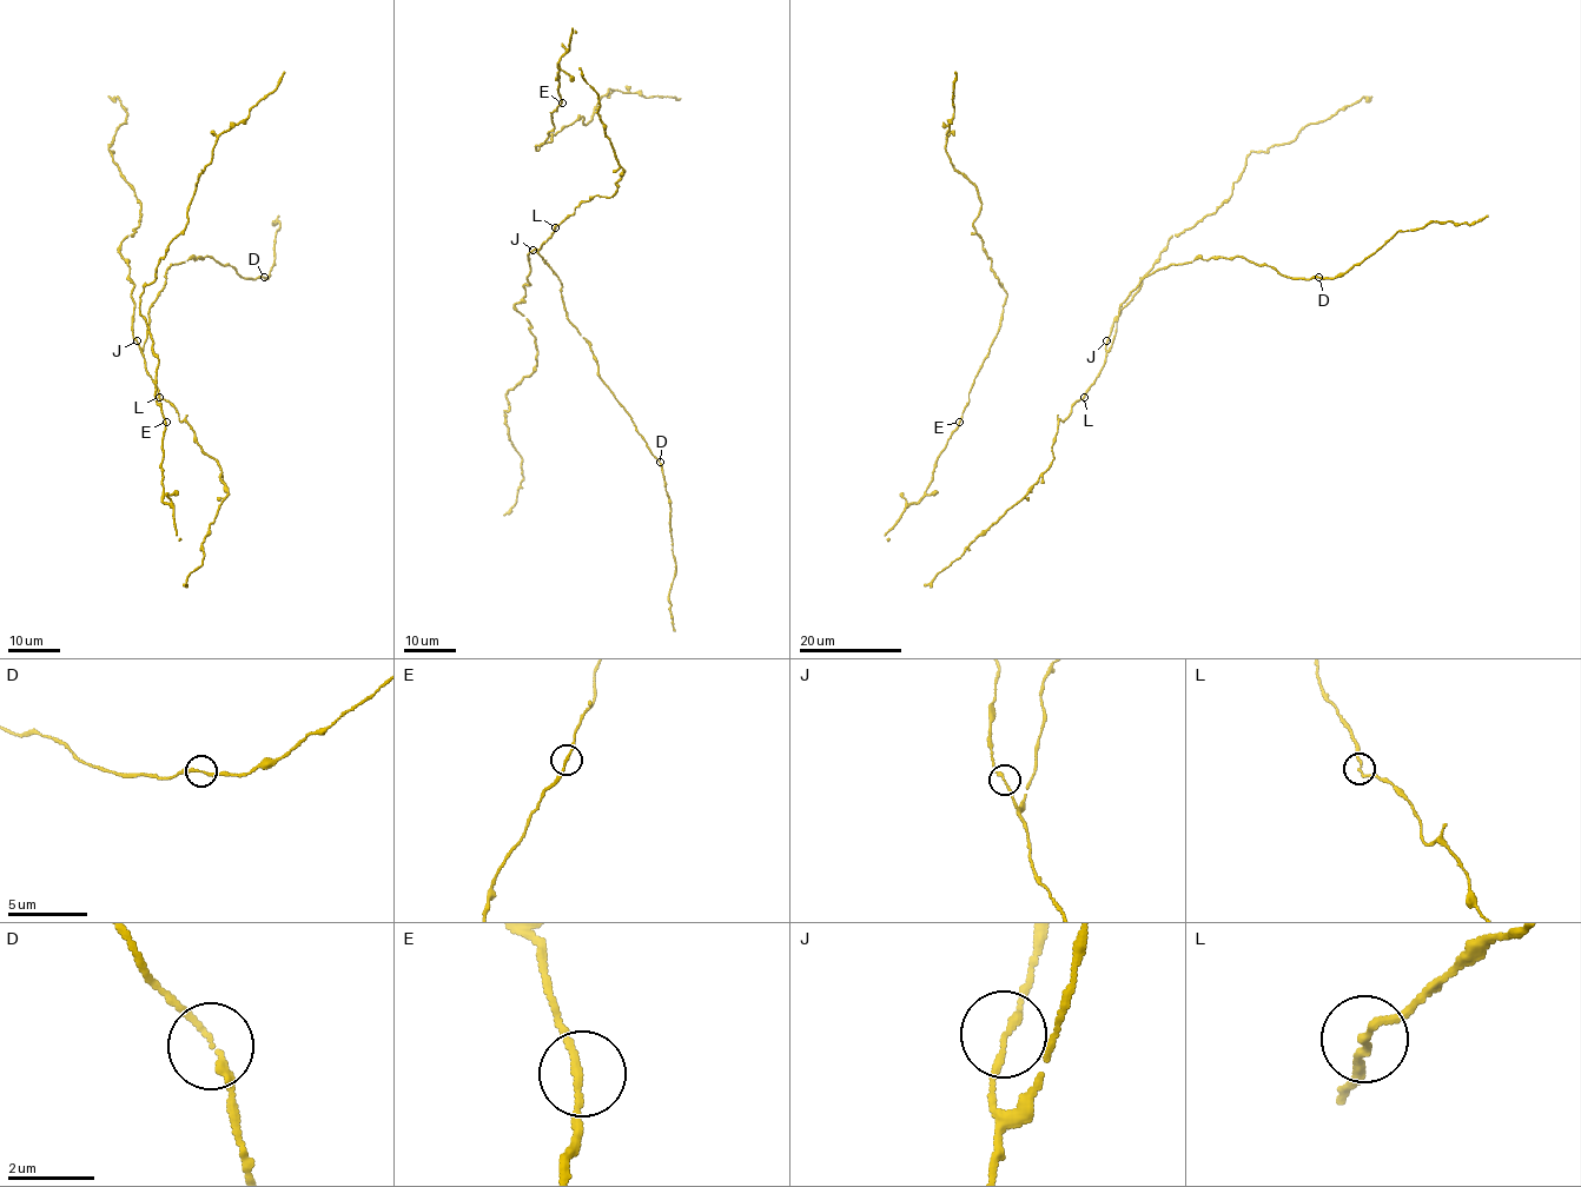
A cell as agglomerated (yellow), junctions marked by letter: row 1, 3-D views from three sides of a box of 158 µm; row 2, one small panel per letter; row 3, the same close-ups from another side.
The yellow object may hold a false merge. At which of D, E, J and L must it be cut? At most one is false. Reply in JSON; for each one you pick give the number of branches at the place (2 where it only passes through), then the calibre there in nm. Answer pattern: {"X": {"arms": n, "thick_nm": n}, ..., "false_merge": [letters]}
{"false_merge": []}

